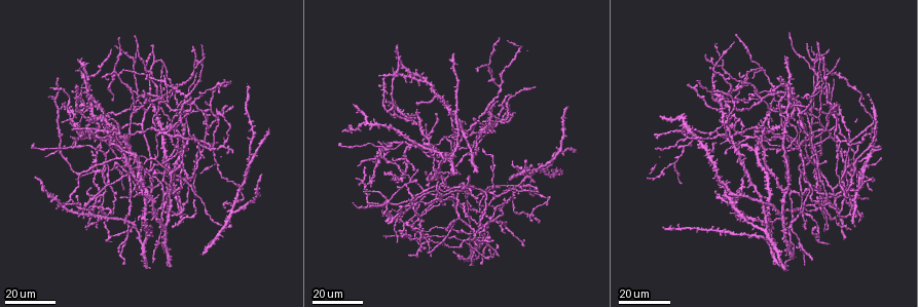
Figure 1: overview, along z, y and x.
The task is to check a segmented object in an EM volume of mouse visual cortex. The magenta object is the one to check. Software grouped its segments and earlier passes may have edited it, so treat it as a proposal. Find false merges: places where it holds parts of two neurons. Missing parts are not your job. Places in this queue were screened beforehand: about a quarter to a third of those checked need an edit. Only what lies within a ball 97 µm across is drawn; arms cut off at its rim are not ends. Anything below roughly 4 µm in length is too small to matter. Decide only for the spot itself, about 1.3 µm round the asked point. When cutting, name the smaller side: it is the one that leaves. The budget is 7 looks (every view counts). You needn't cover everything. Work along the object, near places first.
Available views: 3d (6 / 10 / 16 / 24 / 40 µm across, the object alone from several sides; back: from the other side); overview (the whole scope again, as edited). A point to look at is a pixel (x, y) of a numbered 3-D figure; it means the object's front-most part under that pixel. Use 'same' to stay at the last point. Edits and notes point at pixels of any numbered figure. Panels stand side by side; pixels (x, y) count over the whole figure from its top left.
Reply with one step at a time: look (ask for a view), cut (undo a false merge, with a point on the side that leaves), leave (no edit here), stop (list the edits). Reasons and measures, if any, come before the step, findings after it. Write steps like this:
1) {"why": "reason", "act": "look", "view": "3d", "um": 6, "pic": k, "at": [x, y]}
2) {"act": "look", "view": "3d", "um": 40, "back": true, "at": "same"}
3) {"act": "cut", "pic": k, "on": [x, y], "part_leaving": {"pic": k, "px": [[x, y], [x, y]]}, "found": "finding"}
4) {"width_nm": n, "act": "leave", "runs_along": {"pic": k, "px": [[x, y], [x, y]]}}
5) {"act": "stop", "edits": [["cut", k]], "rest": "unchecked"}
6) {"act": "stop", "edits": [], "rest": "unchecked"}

{"act": "look", "view": "3d", "um": 16, "pic": 1, "at": [732, 127]}

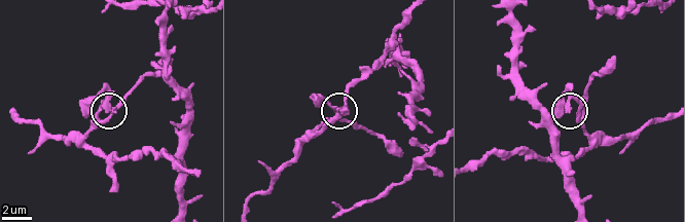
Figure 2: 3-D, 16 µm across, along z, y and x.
{"act": "look", "view": "3d", "um": 10, "pic": 2, "at": [97, 112]}

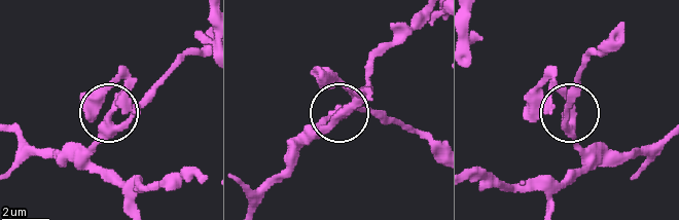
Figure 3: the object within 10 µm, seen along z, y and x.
{"width_nm": 330, "act": "leave", "runs_along": {"pic": 3, "px": [[664, 137], [635, 150], [587, 148], [547, 70]]}, "found": "continuous, no second neuron"}

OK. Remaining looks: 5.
{"act": "look", "view": "3d", "um": 16, "pic": 1, "at": [130, 158]}

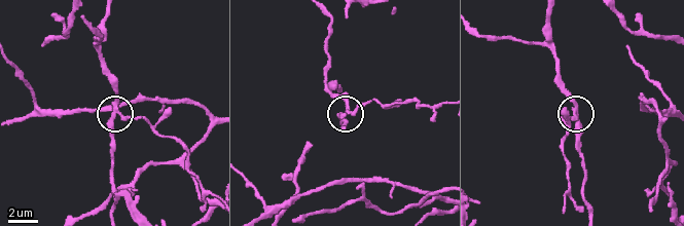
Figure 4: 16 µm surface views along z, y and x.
{"act": "look", "view": "3d", "um": 10, "pic": 4, "at": [118, 113]}

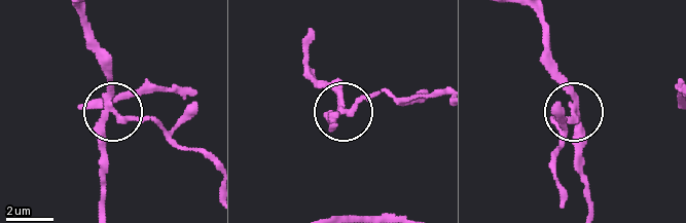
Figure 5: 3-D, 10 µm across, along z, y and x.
{"act": "cut", "pic": 5, "on": [146, 119], "part_leaving": {"pic": 5, "px": [[119, 114], [153, 122], [183, 145], [206, 153]]}, "found": "a second neuron is stuck on"}

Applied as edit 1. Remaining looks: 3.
{"act": "look", "view": "overview"}

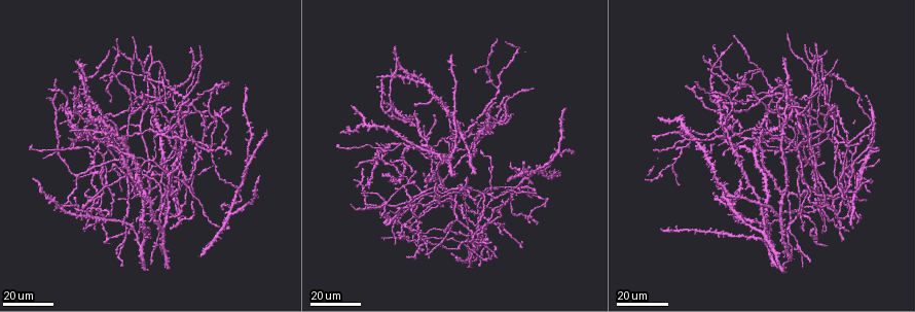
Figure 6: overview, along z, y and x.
{"why": "four arms meet", "act": "look", "view": "3d", "um": 16, "pic": 6, "at": [152, 163]}

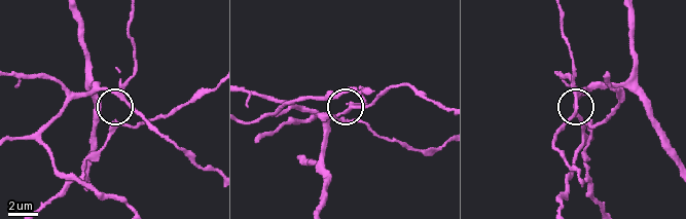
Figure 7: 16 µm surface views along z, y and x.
{"act": "look", "view": "3d", "um": 6, "pic": 7, "at": [123, 90]}

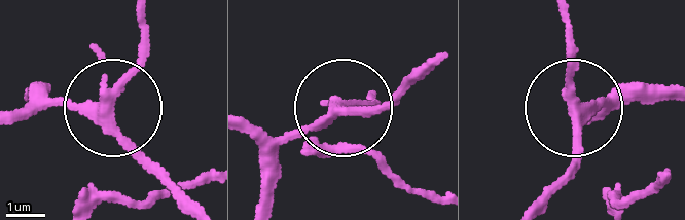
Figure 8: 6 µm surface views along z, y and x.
{"side_arm_um": 51, "act": "leave", "runs_along": {"pic": 8, "px": [[664, 92], [579, 105], [566, 13]]}, "found": "one neuron here"}

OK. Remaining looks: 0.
{"act": "stop", "edits": [["cut", 5]], "rest": "unchecked"}

